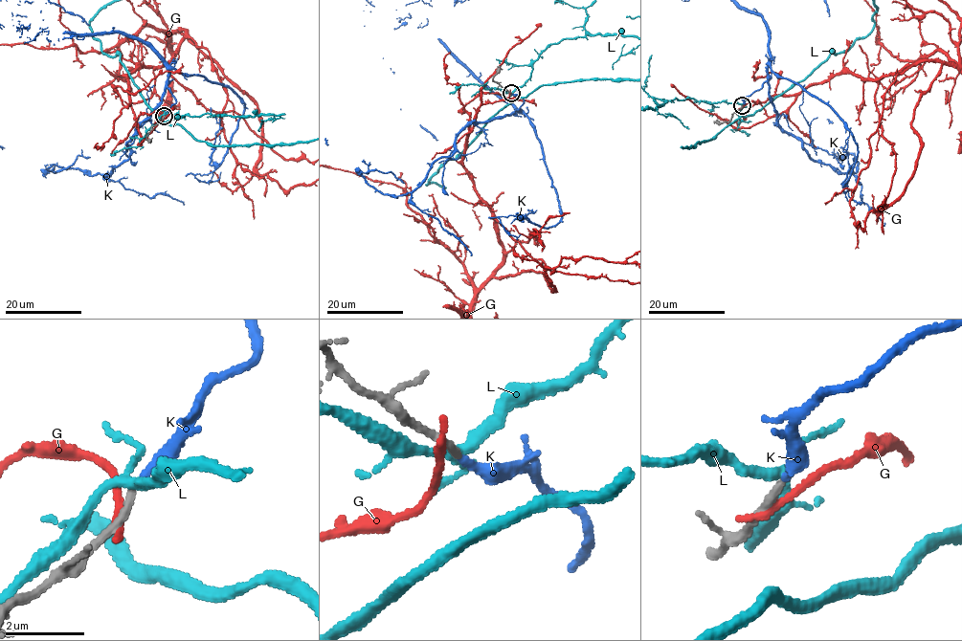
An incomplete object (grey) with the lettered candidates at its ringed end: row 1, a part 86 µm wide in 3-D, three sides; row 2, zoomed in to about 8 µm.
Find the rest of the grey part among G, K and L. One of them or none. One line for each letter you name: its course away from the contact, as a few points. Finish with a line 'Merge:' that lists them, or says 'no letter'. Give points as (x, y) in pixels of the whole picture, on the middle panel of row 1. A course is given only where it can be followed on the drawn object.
Merge: K

